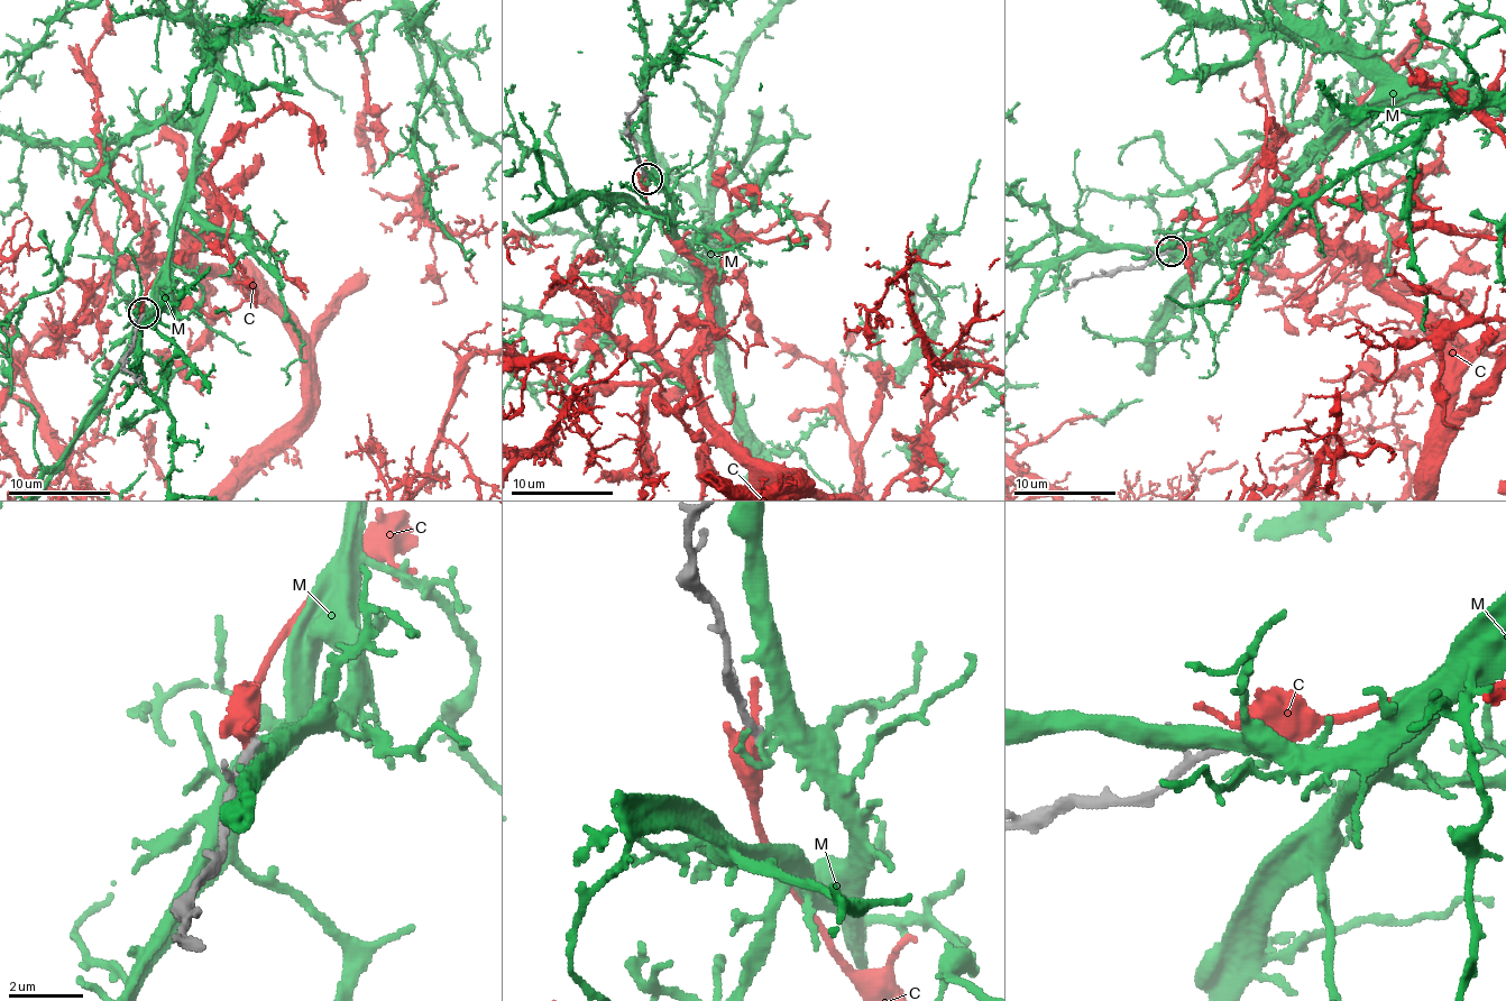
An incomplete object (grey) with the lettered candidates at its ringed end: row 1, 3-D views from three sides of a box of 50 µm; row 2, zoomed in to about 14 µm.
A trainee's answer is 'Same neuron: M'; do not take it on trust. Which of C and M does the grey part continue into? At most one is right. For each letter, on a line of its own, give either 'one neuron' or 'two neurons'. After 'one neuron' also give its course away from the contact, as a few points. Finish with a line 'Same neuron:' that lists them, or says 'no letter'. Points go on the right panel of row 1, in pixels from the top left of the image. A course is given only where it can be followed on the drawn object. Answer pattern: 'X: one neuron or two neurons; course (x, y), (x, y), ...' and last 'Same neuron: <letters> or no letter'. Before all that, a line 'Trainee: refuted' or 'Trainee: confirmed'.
Trainee: refuted
C: two neurons
M: two neurons
Same neuron: no letter

